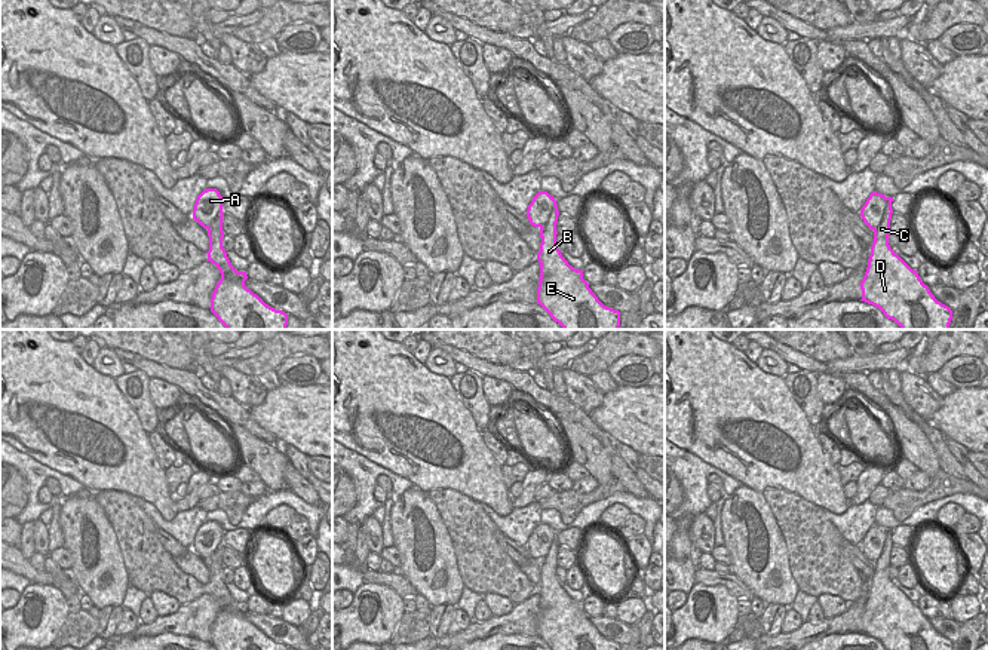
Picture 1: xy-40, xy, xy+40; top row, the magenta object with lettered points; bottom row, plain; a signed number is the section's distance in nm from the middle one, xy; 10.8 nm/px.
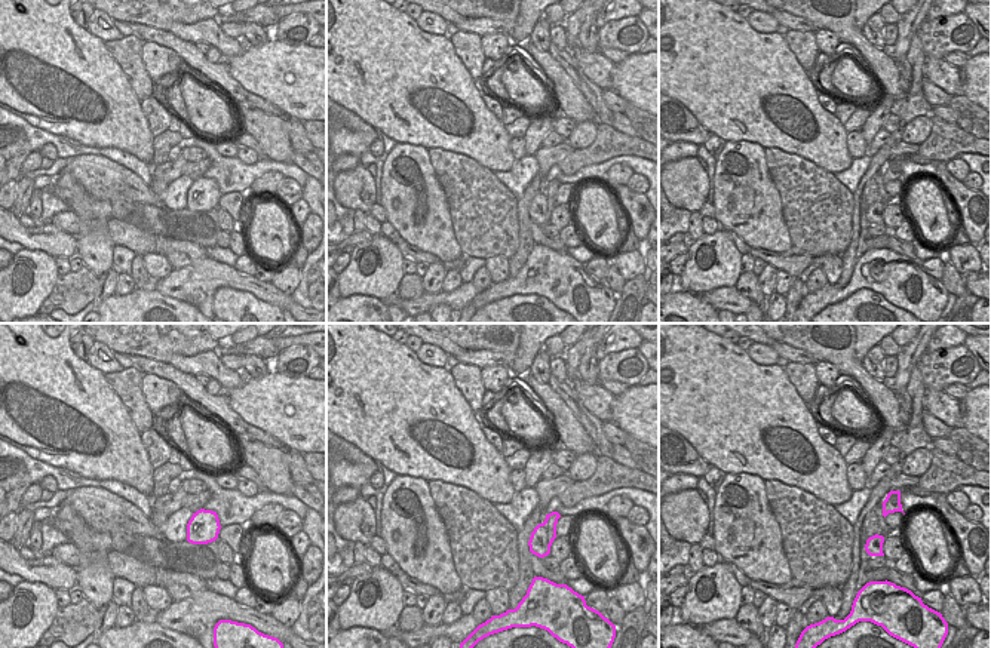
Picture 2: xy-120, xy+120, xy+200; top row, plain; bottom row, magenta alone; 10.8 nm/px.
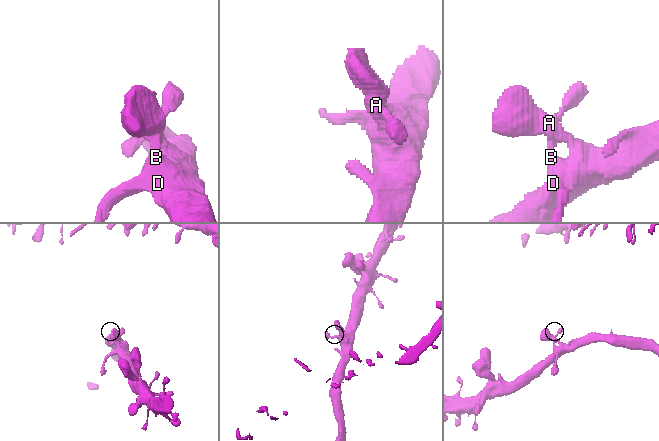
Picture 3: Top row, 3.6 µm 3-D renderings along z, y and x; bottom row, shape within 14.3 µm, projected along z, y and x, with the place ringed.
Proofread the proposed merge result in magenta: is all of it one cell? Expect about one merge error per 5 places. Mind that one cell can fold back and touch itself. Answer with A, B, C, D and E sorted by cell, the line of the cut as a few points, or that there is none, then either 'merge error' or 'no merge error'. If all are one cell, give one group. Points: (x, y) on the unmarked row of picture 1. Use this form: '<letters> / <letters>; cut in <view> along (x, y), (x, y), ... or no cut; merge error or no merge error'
A B C D E; no cut; no merge error

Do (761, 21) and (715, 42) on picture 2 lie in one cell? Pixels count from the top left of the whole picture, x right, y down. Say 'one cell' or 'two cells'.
two cells

